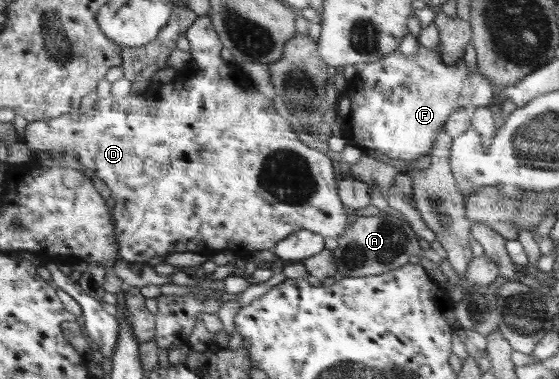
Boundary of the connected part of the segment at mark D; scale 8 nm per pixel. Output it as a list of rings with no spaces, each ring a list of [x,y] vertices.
[[[199,17],[198,21],[191,24],[186,33],[187,41],[191,44],[191,56],[194,60],[192,70],[195,71],[195,79],[187,79],[183,83],[183,91],[179,93],[179,78],[161,85],[155,95],[143,95],[134,93],[131,97],[117,97],[109,95],[102,97],[93,111],[81,114],[81,111],[69,113],[67,116],[59,117],[52,121],[40,120],[29,124],[26,132],[26,143],[33,149],[35,158],[42,162],[58,161],[61,153],[72,151],[78,155],[79,160],[85,167],[91,168],[111,189],[111,196],[116,200],[113,210],[118,229],[118,238],[121,246],[123,260],[129,262],[149,262],[155,257],[170,256],[174,253],[193,252],[207,256],[215,256],[222,252],[230,252],[238,256],[254,257],[260,251],[271,250],[279,242],[293,235],[294,232],[311,230],[313,233],[320,233],[324,238],[338,237],[347,229],[352,219],[350,210],[341,200],[338,193],[338,181],[335,180],[335,171],[331,165],[331,159],[323,155],[323,151],[308,146],[287,121],[271,105],[271,99],[267,99],[262,92],[245,91],[239,87],[233,79],[225,77],[225,60],[221,59],[221,43],[218,33],[215,33],[214,24],[210,17]]]

